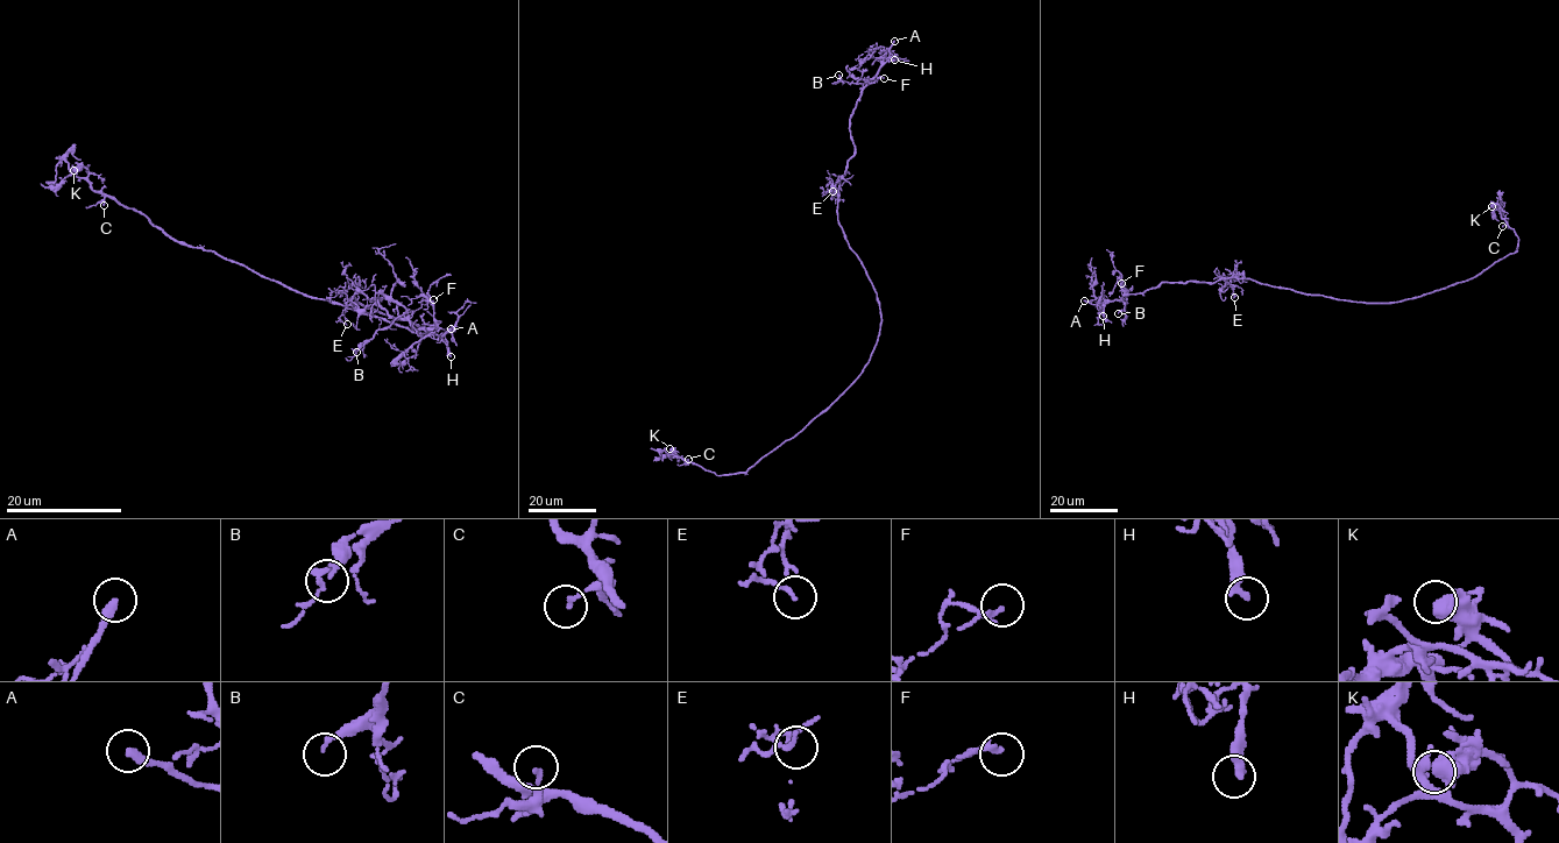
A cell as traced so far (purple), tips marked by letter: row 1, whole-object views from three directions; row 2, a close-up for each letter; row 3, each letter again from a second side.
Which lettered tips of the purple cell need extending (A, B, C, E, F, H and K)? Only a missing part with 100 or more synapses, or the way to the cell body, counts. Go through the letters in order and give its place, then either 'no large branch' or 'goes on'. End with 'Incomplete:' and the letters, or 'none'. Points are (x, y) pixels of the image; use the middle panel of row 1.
A: at (894, 41); goes on
B: at (838, 75); no large branch
C: at (688, 459); no large branch
E: at (833, 191); no large branch
F: at (884, 78); no large branch
H: at (894, 59); no large branch
K: at (670, 448); no large branch
Incomplete: A

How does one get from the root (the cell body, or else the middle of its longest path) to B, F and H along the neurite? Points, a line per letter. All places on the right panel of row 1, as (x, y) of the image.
B: (1359, 302), (1221, 277), (1161, 282), (1127, 292), (1118, 313)
F: (1359, 302), (1304, 294), (1249, 278), (1161, 282), (1141, 294), (1128, 294), (1121, 283)
H: (1359, 302), (1304, 294), (1249, 278), (1221, 277), (1212, 283), (1161, 282), (1141, 294), (1108, 300), (1103, 316)

